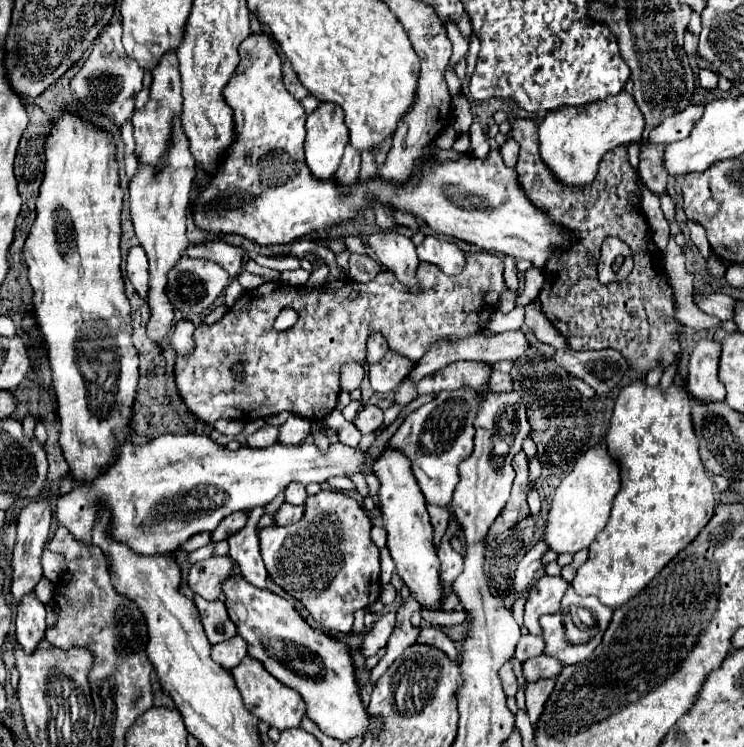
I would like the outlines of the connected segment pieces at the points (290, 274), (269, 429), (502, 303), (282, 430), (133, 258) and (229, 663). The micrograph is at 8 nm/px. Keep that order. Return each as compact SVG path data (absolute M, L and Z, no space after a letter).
M303 269L285 271L285 273L281 273L279 279L281 279L283 283L289 283L289 285L303 285L303 283L305 283L305 271L303 271Z
M263 425L253 435L249 435L245 441L249 447L269 447L269 445L277 443L277 427Z
M505 290L499 297L498 309L505 315L510 313L515 308L515 300L518 295L518 291Z
M291 415L281 427L279 427L279 443L283 445L299 445L309 437L309 419L303 419L299 415Z
M137 245L129 249L127 255L127 277L131 279L135 291L147 299L147 291L149 291L149 269L147 269L147 255L145 251Z
M235 635L233 639L229 641L223 641L223 643L217 643L213 647L213 659L225 667L227 671L233 669L237 663L241 663L241 659L245 657L245 641L241 641L239 635Z

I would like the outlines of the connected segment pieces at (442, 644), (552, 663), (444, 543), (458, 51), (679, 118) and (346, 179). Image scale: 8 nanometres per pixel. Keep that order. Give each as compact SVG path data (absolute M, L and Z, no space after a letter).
M423 625L421 627L421 635L417 637L417 643L425 643L425 645L433 645L441 651L445 651L451 659L457 659L457 649L453 645L453 641L437 627L431 627L431 625Z
M539 655L535 659L527 659L523 663L523 677L527 679L527 683L531 683L533 679L541 679L541 677L557 677L561 673L561 663L557 663L557 659Z
M453 519L449 523L447 533L443 535L441 543L439 543L439 561L441 561L441 579L445 583L453 583L457 579L457 575L463 571L463 557L451 547L451 539L461 531L461 525Z
M447 23L447 35L449 35L451 43L453 43L453 55L451 55L451 63L449 63L449 67L455 69L455 65L465 57L467 49L469 49L469 43L461 37L459 29L457 29L453 23Z
M689 105L685 111L671 115L669 119L665 119L665 123L653 127L653 131L649 133L649 139L639 141L639 147L643 149L645 145L651 145L651 143L657 145L657 143L673 143L673 141L685 139L701 115L703 115L701 105Z
M347 145L345 147L345 155L341 159L341 165L339 165L335 177L343 185L351 185L357 179L357 175L359 175L359 163L361 163L361 153L353 145Z

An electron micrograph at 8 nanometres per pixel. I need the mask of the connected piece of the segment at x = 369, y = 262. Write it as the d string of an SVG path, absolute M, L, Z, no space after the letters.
M351 253L349 259L349 277L361 283L371 281L377 273L381 271L381 265L375 263L369 255L359 255L359 253Z

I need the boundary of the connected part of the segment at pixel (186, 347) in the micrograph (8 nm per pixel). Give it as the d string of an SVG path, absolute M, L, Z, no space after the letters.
M179 319L175 323L171 345L177 351L177 355L187 355L193 349L193 331L195 331L195 325L189 319Z

